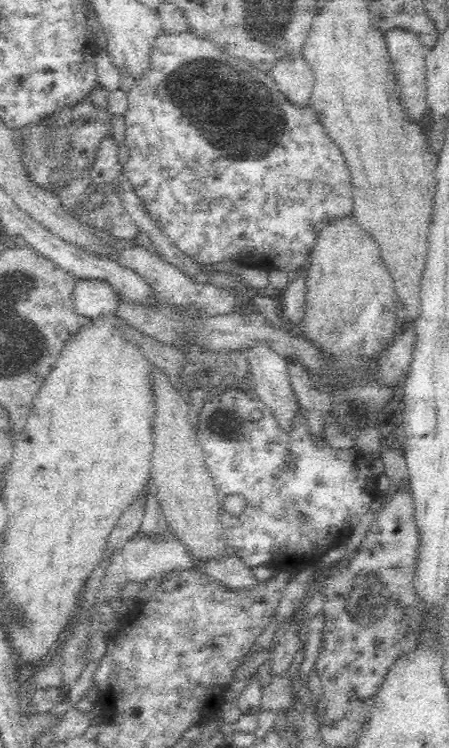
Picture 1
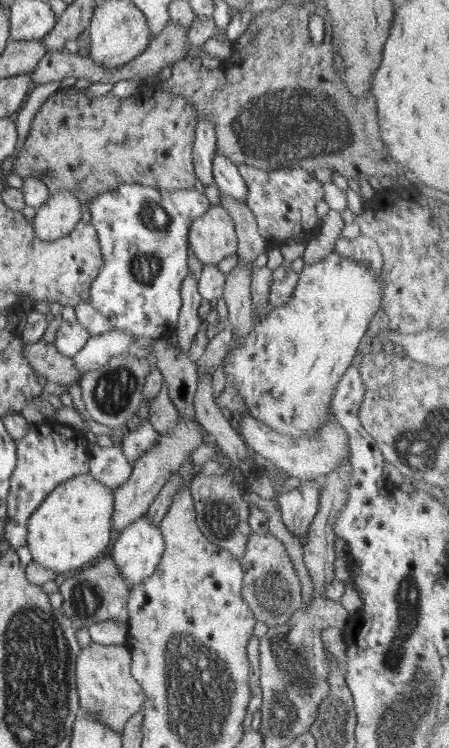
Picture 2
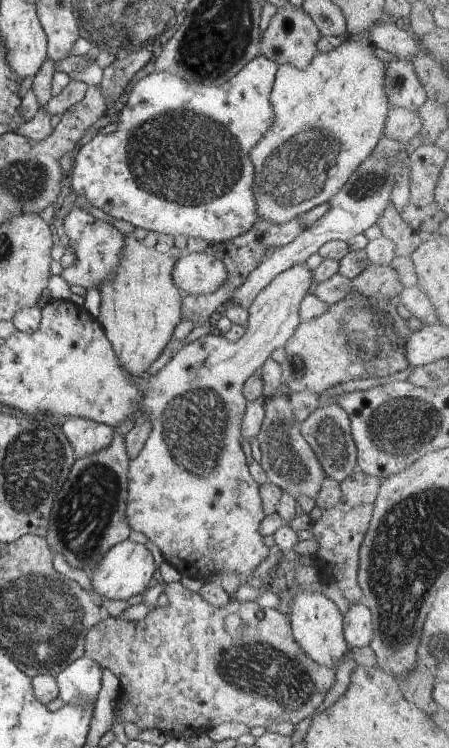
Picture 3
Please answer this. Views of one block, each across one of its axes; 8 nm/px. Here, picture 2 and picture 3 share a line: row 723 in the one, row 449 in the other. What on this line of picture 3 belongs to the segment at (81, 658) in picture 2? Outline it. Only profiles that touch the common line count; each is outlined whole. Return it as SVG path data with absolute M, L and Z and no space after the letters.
M114 427L112 443L103 450L78 457L74 462L62 492L56 496L50 518L48 518L47 534L44 536L47 546L55 556L62 554L66 562L76 570L84 570L91 577L92 572L100 565L106 554L119 543L126 541L131 533L127 520L127 499L129 494L129 465L131 459L125 446L125 437L118 434Z

